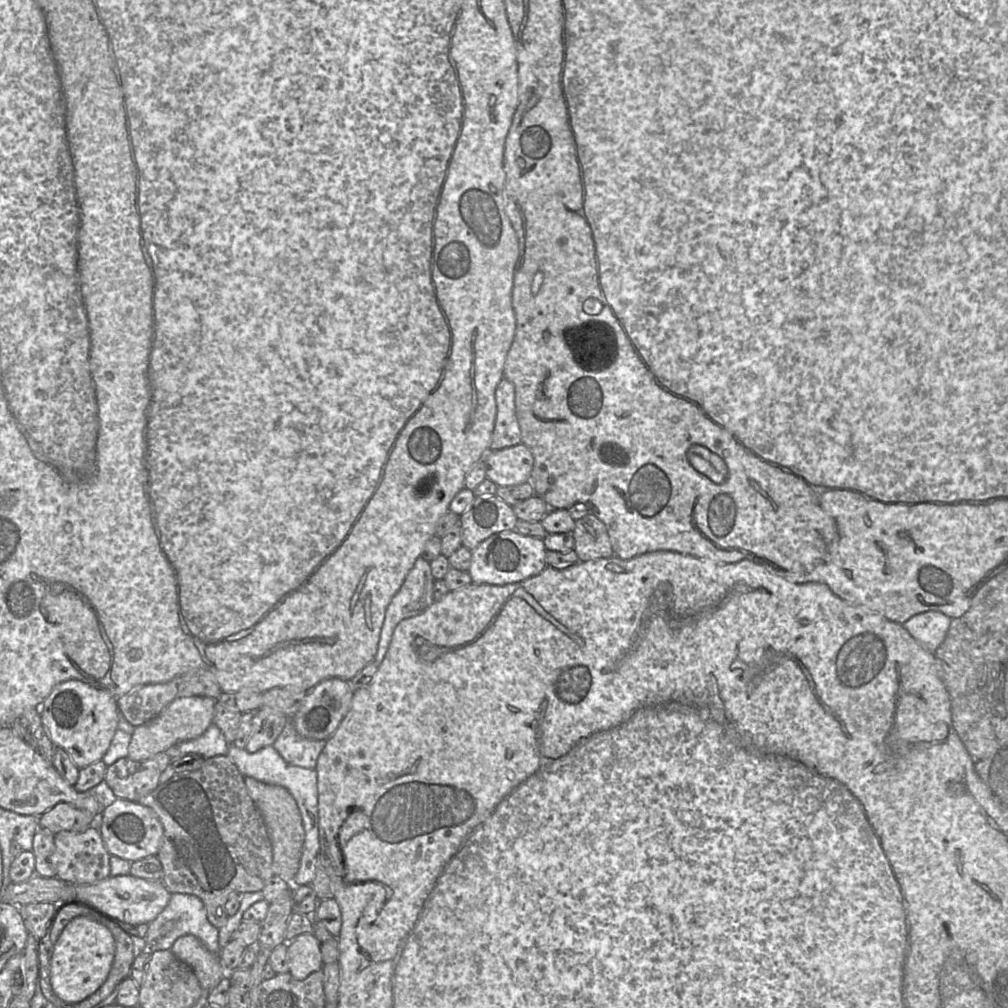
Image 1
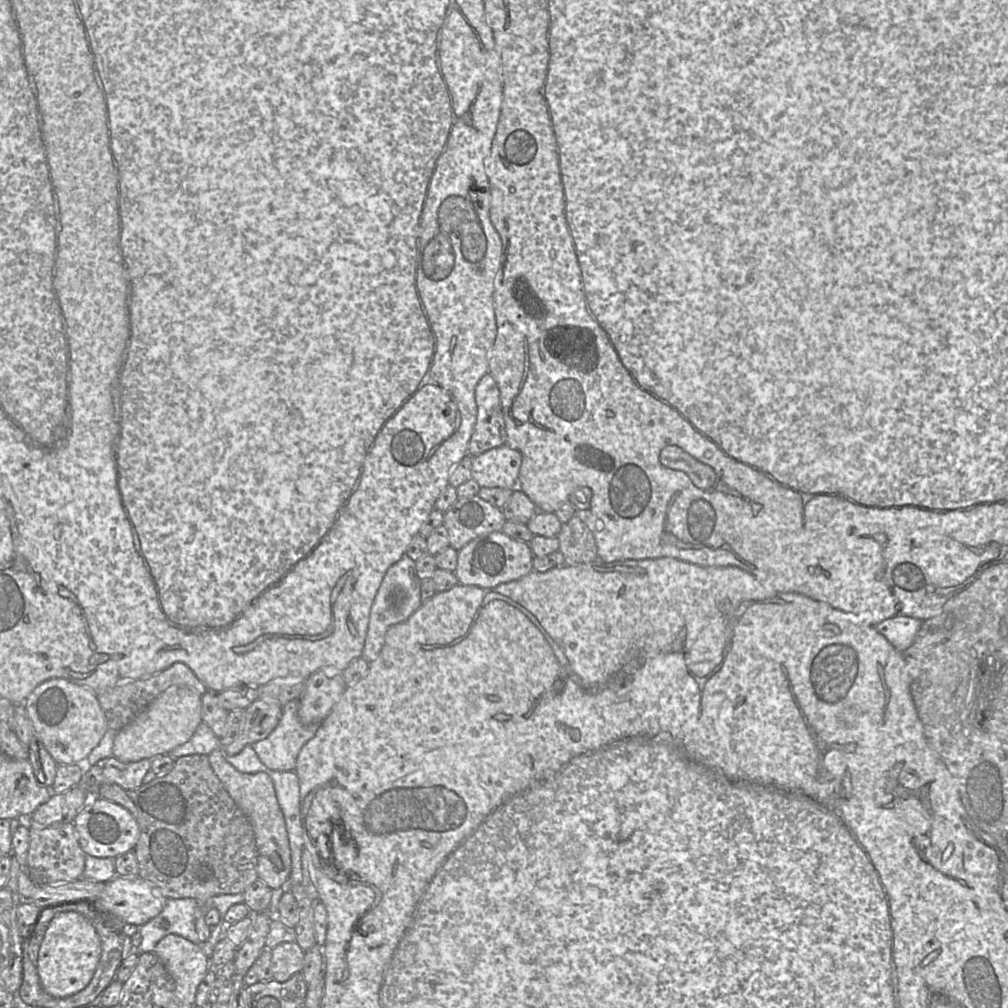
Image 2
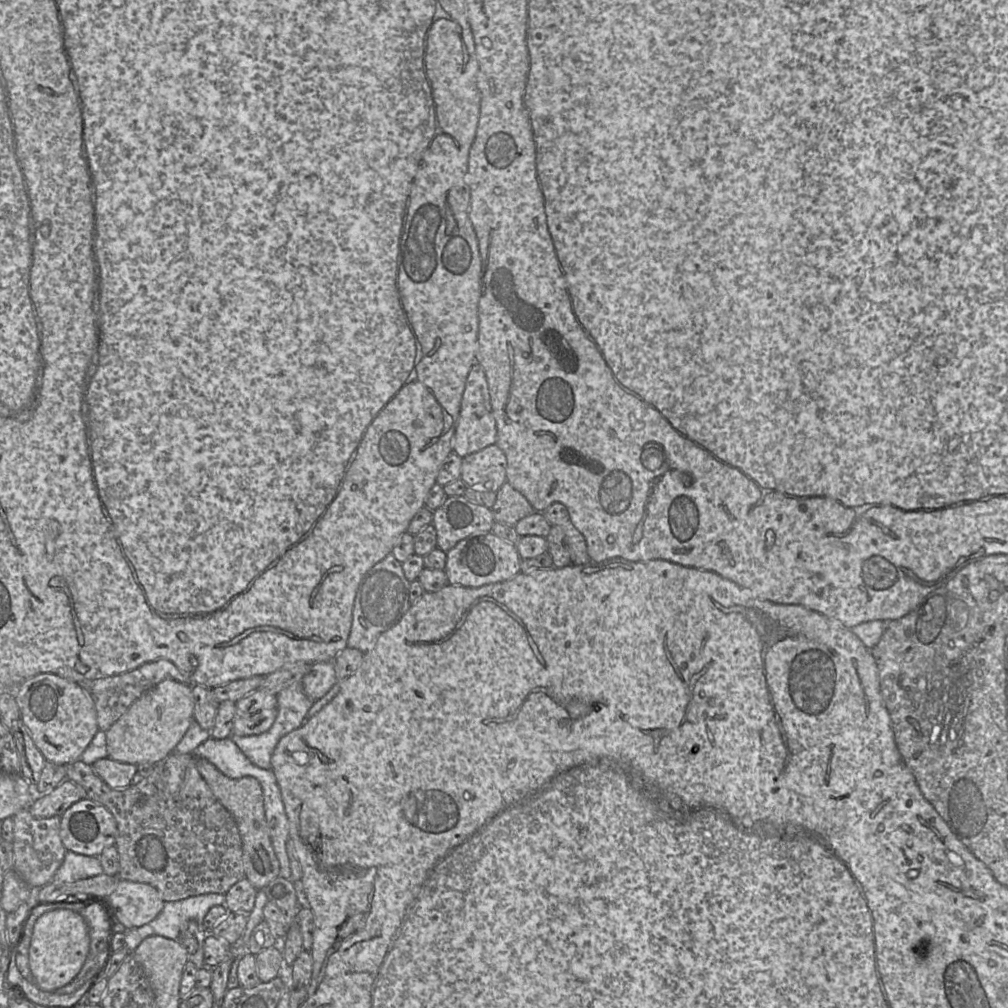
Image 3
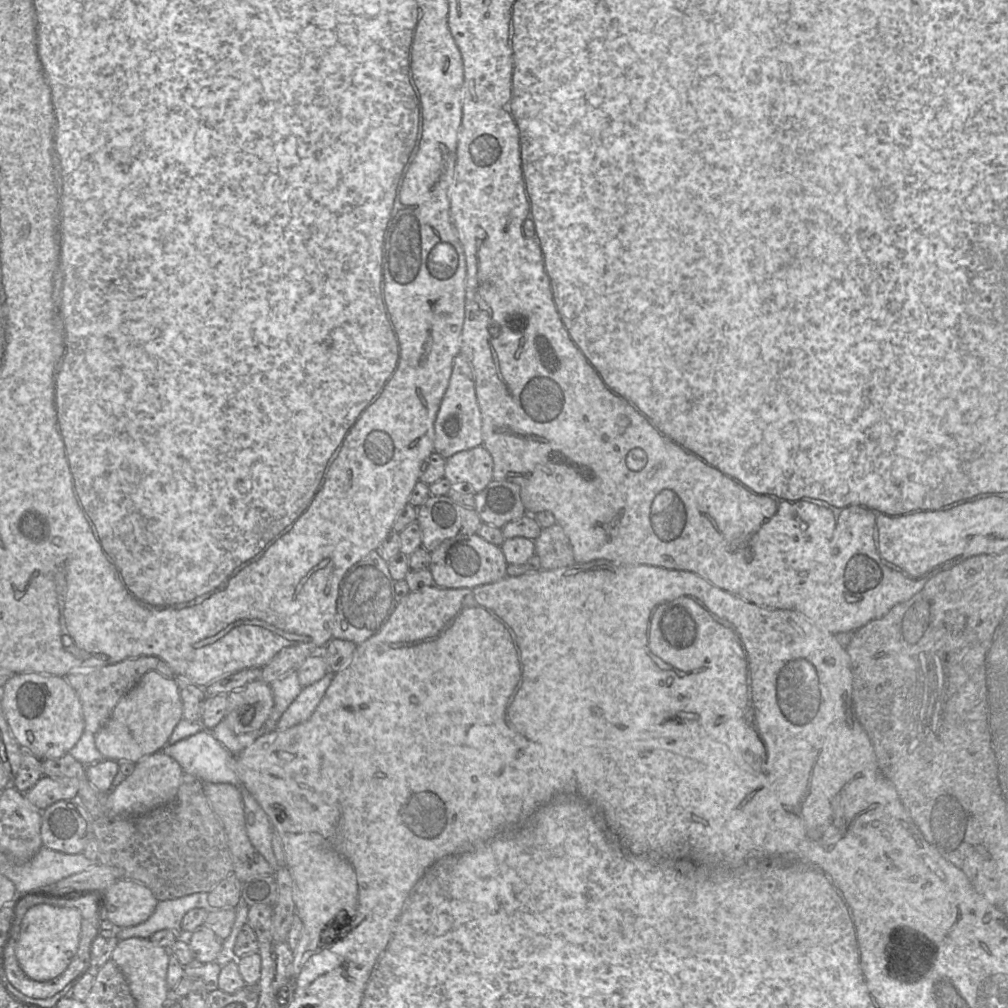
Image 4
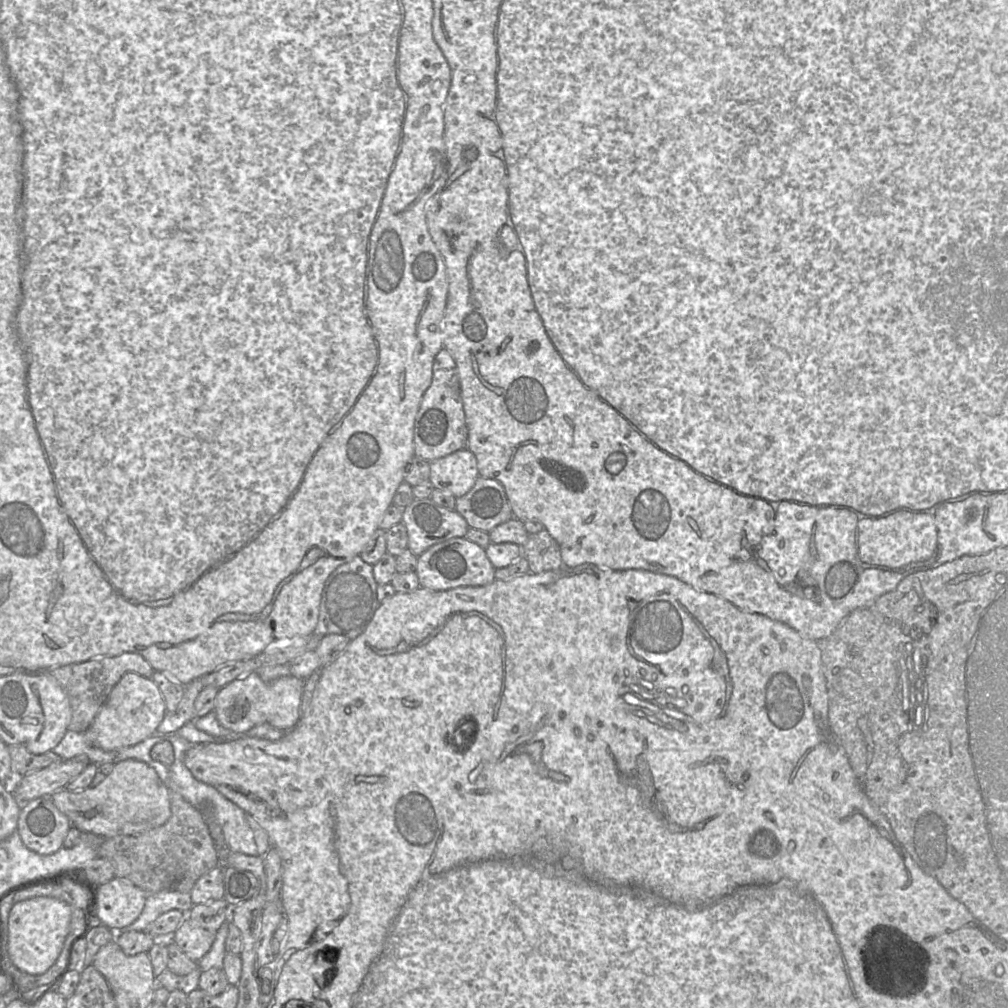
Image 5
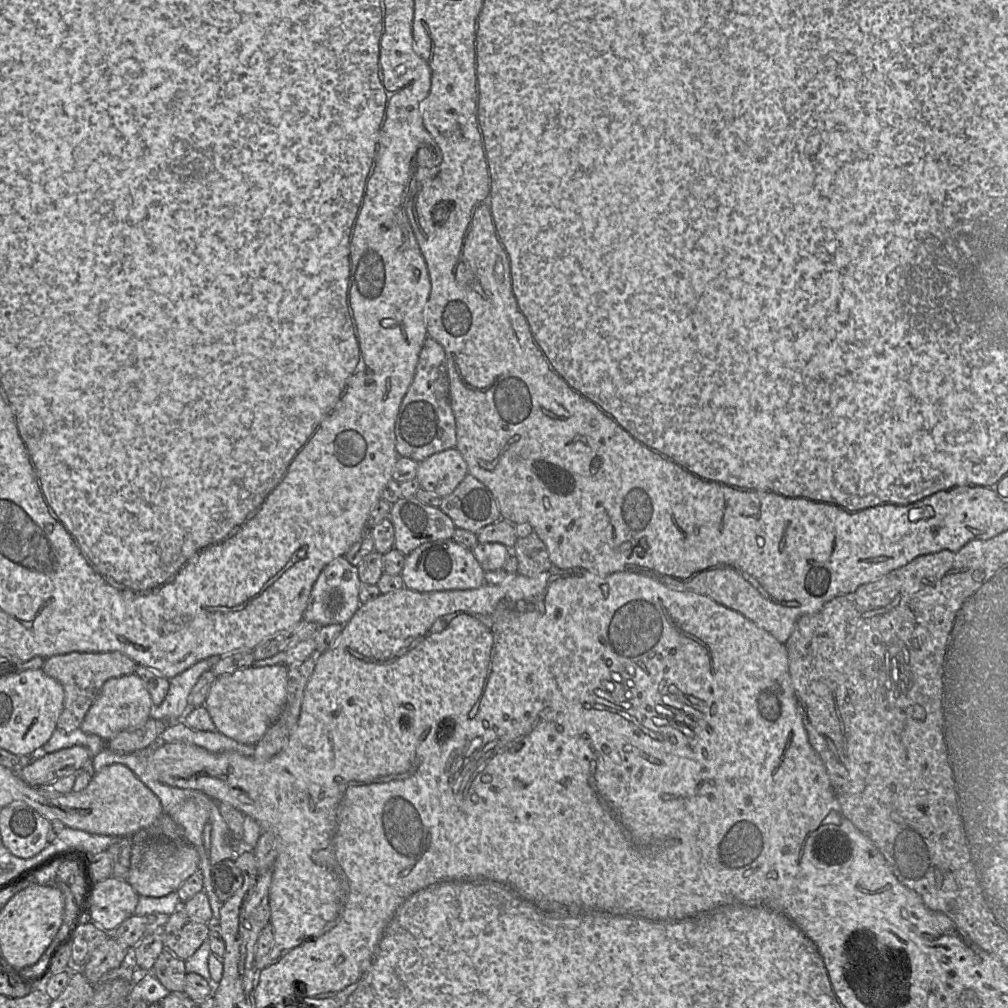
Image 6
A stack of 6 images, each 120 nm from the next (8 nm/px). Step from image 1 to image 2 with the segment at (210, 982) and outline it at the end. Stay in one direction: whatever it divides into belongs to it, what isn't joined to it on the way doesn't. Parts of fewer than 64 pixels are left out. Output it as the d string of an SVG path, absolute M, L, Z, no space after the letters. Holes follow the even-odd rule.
M169 934L157 943L153 953L174 979L178 998L187 1006L194 1006L198 987L210 971L210 958L202 947Z

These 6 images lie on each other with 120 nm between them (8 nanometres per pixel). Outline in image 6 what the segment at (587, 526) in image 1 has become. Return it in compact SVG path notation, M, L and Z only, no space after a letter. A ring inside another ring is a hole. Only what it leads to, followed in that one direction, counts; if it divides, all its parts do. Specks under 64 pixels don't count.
M536 533L518 538L511 552L517 559L519 575L535 577L552 568L547 548Z

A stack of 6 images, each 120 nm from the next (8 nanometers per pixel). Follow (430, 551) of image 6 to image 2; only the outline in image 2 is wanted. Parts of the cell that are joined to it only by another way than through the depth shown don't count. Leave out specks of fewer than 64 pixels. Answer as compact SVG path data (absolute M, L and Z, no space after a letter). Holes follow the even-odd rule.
M501 531L471 540L457 551L454 574L458 583L481 588L494 588L528 575L532 568L533 554L526 542L517 541Z

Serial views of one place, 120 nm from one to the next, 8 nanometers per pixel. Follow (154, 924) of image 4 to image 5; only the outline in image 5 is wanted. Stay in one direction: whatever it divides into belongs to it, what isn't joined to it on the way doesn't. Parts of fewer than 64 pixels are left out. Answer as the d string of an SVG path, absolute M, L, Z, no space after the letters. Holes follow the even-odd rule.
M163 890L148 894L145 907L139 918L124 931L144 931L144 929L162 914L171 910L188 912L194 903L190 892L178 892L175 890Z

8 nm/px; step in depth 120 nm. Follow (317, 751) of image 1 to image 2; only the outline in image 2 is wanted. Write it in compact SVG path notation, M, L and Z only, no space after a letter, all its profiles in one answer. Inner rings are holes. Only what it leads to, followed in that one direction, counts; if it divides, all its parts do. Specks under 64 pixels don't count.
M300 699L286 703L282 708L281 718L275 729L263 740L251 746L265 766L275 771L294 771L297 757L303 746L312 739L319 724L305 725L298 715Z

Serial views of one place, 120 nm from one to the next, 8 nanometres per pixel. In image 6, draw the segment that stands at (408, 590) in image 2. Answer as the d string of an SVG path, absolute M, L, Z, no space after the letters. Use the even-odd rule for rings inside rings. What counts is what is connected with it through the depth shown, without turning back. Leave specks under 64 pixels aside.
M343 556L335 558L322 569L313 585L303 619L320 626L330 624L344 626L362 604L359 600L361 583L356 566L350 564Z

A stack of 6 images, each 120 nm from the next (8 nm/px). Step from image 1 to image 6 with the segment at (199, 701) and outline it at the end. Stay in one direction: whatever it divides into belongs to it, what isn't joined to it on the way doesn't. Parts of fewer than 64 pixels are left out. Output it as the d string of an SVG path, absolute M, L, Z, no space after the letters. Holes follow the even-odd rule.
M135 673L112 678L101 688L99 695L85 715L80 729L108 741L122 731L145 723L151 717L153 708L154 704L149 691Z

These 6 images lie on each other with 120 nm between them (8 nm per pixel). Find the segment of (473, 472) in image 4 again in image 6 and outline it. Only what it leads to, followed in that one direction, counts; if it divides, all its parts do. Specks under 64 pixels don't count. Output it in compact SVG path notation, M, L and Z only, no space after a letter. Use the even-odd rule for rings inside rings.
M449 448L421 461L416 480L420 488L440 498L451 494L468 475L467 463L456 448Z

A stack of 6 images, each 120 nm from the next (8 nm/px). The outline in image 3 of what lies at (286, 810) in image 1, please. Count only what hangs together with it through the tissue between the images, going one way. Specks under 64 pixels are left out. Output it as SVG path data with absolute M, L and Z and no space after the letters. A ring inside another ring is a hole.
M205 758L197 759L197 769L214 796L234 817L242 839L245 878L257 889L263 889L280 874L280 863L275 854L266 821L263 790L253 776L232 779L224 775Z

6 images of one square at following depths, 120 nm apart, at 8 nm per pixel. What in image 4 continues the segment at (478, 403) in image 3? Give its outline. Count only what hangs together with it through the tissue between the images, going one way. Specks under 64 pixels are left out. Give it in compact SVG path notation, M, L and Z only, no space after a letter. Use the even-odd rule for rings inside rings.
M458 354L454 358L449 384L434 422L434 452L447 459L457 452L482 445L482 416L473 371L466 358Z

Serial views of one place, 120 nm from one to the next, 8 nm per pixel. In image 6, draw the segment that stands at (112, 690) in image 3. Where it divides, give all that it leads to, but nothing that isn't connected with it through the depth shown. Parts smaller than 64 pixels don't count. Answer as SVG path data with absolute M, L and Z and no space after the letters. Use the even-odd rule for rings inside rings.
M72 652L45 659L42 671L58 681L65 692L64 707L57 722L57 729L68 733L80 728L105 682L134 674L136 667L134 660L119 652Z

